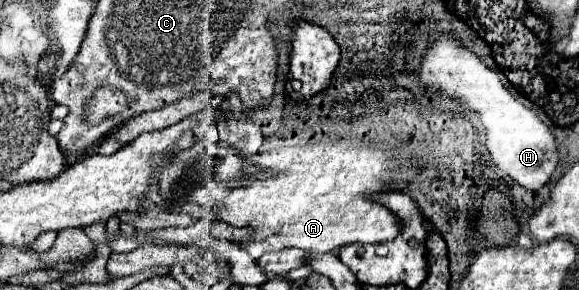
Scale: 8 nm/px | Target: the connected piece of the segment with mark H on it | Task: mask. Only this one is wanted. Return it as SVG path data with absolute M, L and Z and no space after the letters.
M445 35L433 39L433 45L425 53L419 67L419 75L425 85L439 89L445 95L459 97L473 111L479 113L487 129L487 149L493 161L507 175L511 175L519 185L529 191L539 191L547 185L559 161L555 135L531 109L515 101L515 97L501 85L499 73L487 69L479 57L475 57L459 41Z

